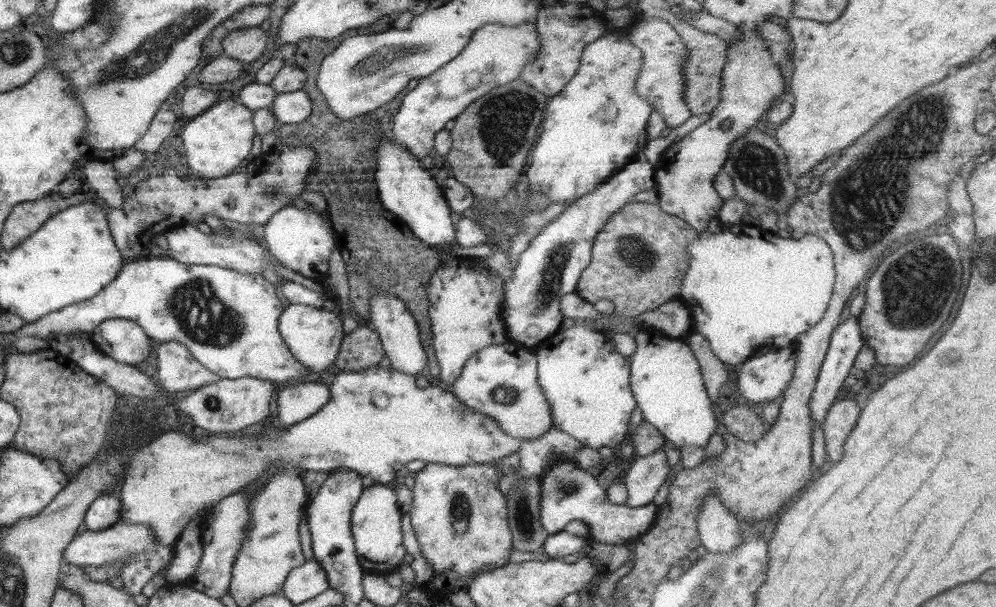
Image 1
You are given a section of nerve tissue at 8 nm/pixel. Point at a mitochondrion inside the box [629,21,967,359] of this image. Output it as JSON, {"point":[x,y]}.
{"point":[865,208]}

